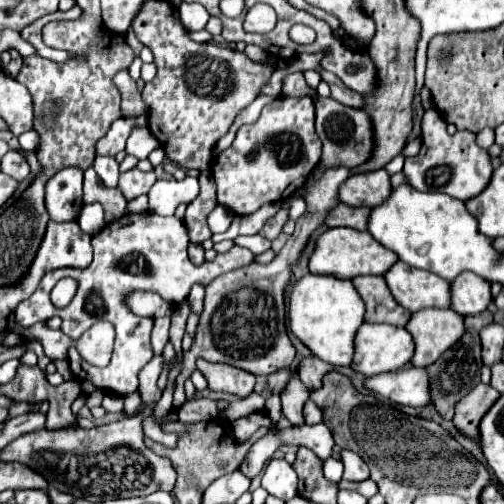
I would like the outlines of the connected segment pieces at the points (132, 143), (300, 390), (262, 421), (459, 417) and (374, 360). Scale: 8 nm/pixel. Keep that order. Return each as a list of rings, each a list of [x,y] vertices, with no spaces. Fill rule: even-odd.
[[[133,127],[129,139],[127,139],[127,147],[125,151],[139,157],[139,159],[147,159],[147,155],[159,147],[159,141],[151,135],[151,131],[147,127]]]
[[[293,375],[287,383],[287,387],[281,391],[281,403],[283,403],[283,415],[291,421],[291,425],[303,425],[303,405],[309,399],[309,389],[299,381],[297,375]]]
[[[263,411],[251,413],[245,419],[233,421],[233,435],[235,435],[235,439],[239,439],[239,443],[245,443],[263,425],[269,429],[275,429],[275,423],[271,421],[271,417],[267,413],[263,413]]]
[[[479,383],[457,403],[453,417],[455,427],[463,435],[479,443],[479,419],[483,419],[485,411],[489,411],[497,399],[499,399],[499,391],[495,391],[491,385]]]
[[[363,323],[355,339],[355,359],[351,367],[367,377],[399,371],[411,361],[413,353],[415,343],[403,327]]]

